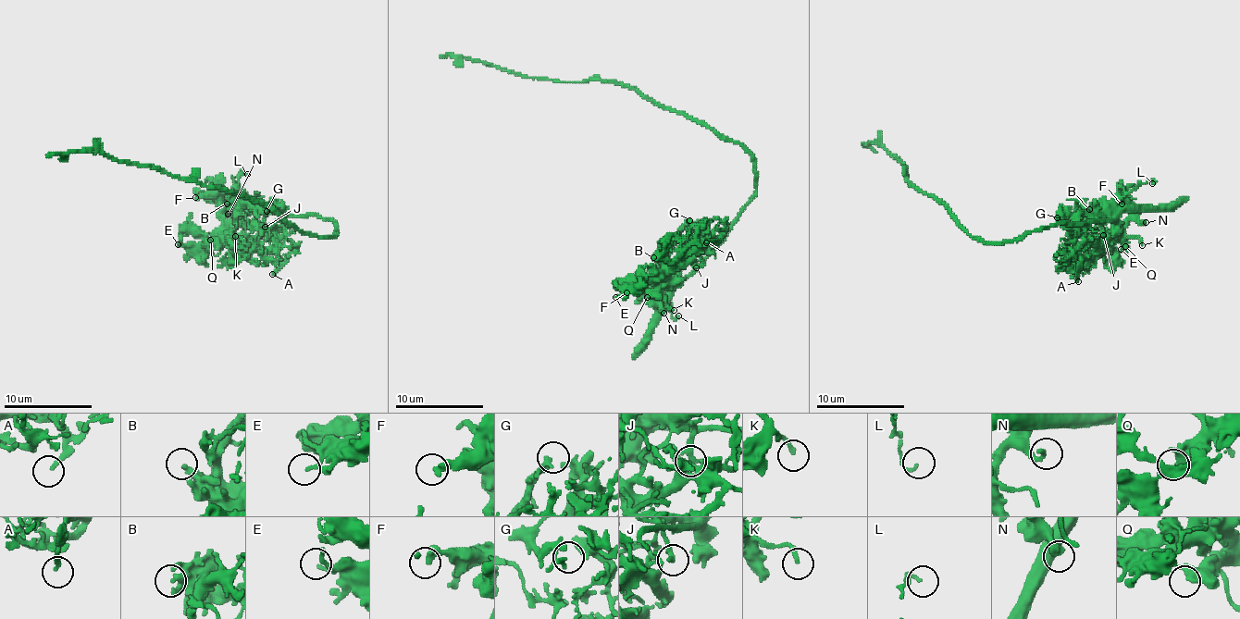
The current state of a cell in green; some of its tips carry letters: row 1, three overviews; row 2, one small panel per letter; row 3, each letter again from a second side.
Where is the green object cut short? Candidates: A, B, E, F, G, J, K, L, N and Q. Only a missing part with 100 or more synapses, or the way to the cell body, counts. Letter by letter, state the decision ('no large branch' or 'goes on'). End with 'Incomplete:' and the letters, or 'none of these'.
A: no large branch
B: no large branch
E: no large branch
F: no large branch
G: no large branch
J: no large branch
K: no large branch
L: no large branch
N: no large branch
Q: no large branch
Incomplete: none of these

